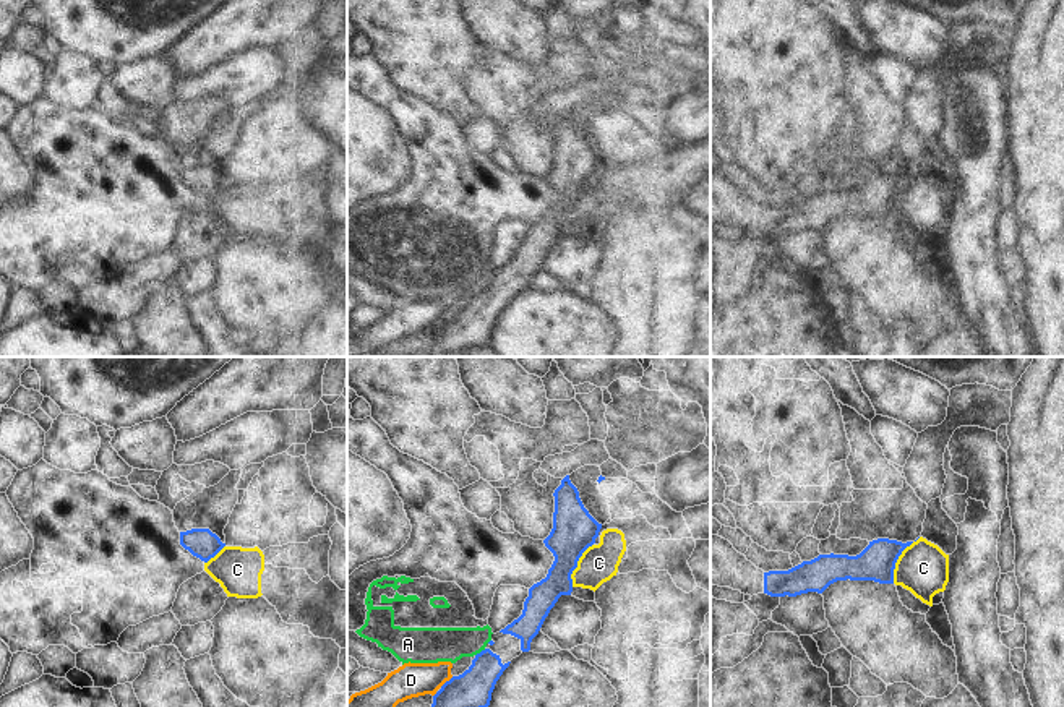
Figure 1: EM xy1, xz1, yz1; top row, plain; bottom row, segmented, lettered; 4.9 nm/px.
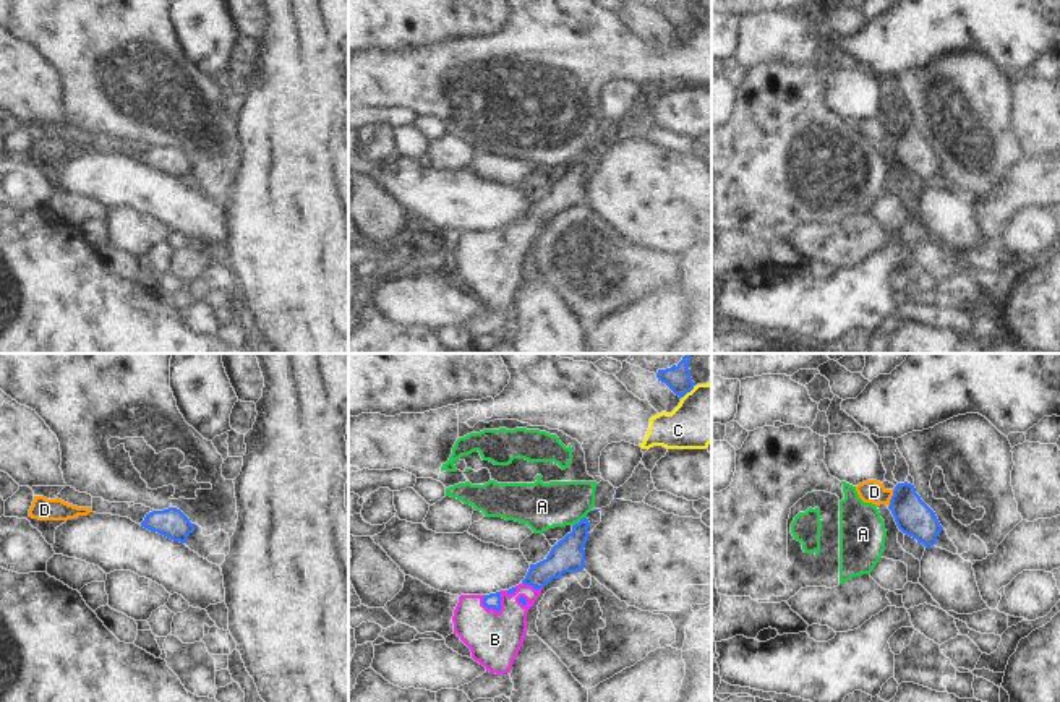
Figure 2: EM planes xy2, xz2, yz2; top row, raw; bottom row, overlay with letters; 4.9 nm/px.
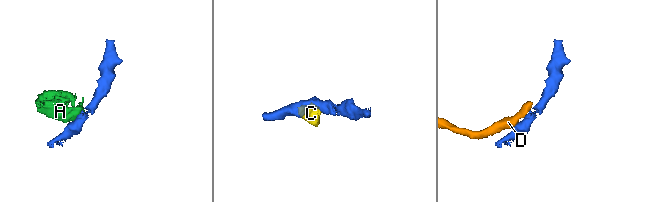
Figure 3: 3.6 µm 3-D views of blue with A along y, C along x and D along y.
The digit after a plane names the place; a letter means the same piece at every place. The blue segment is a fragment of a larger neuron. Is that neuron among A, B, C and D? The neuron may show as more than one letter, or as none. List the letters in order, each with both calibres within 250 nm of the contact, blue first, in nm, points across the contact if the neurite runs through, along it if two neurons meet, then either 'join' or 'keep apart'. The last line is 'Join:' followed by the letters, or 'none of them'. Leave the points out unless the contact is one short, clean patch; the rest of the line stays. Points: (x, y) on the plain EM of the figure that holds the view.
A: calibres 160 and 240 nm; border xz2 (585, 153), (572, 162); keep apart
B: calibres 80 and 260 nm; way xz2 (493, 237), (498, 247), (495, 276); join
C: calibres 180 and 260 nm; border yz1 (920, 174), (899, 193), (892, 219); keep apart
D: calibres 180 and 120 nm; border yz2 (893, 127), (889, 143); keep apart
Join: B

